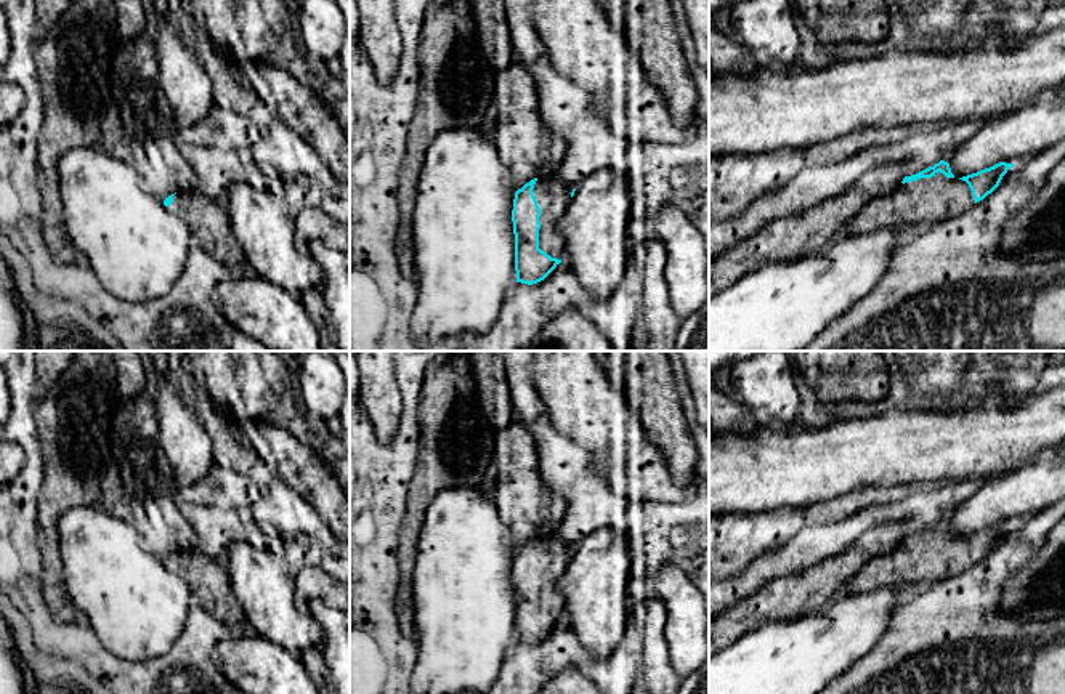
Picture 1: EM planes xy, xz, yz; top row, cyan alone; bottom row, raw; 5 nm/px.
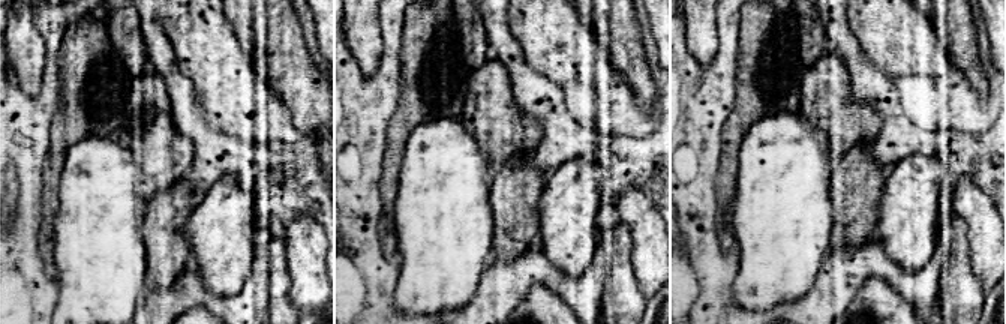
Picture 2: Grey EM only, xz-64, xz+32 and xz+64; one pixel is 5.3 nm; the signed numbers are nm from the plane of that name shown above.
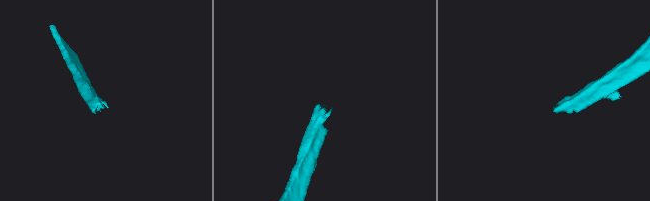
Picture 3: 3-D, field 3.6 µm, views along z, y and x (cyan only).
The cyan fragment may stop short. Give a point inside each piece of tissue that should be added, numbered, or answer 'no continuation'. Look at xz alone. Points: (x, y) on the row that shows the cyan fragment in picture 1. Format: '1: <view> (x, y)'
1: xz (554, 196)

